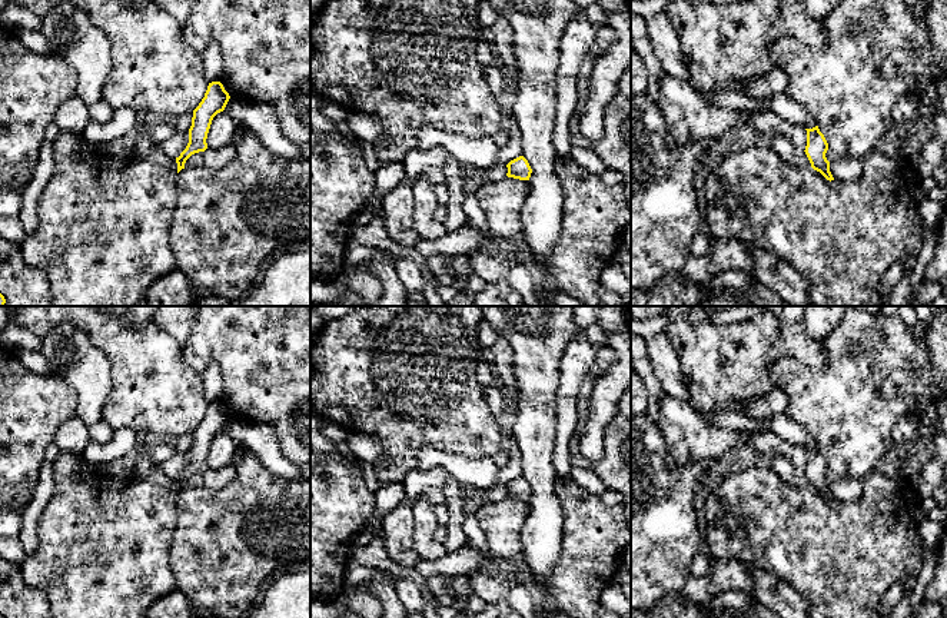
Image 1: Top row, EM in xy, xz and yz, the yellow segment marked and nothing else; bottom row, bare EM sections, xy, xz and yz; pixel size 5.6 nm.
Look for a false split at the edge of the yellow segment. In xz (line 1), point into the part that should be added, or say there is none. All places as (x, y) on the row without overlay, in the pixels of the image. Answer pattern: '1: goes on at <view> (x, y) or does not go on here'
1: does not go on here

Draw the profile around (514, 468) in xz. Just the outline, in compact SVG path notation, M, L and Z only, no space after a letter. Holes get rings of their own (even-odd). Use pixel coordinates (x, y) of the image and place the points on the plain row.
M514 435L509 439L508 458L508 464L498 472L494 485L508 485L522 476L522 455Z

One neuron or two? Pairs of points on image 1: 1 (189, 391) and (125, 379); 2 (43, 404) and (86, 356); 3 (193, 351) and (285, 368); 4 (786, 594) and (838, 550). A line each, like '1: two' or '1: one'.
1: one
2: two
3: one
4: two

